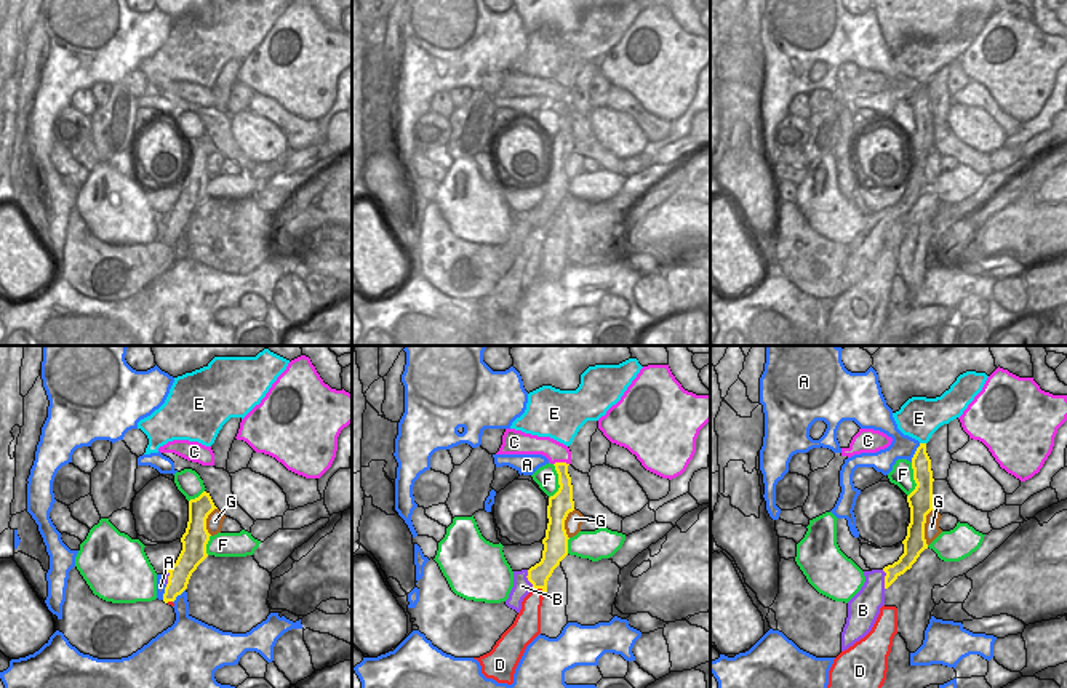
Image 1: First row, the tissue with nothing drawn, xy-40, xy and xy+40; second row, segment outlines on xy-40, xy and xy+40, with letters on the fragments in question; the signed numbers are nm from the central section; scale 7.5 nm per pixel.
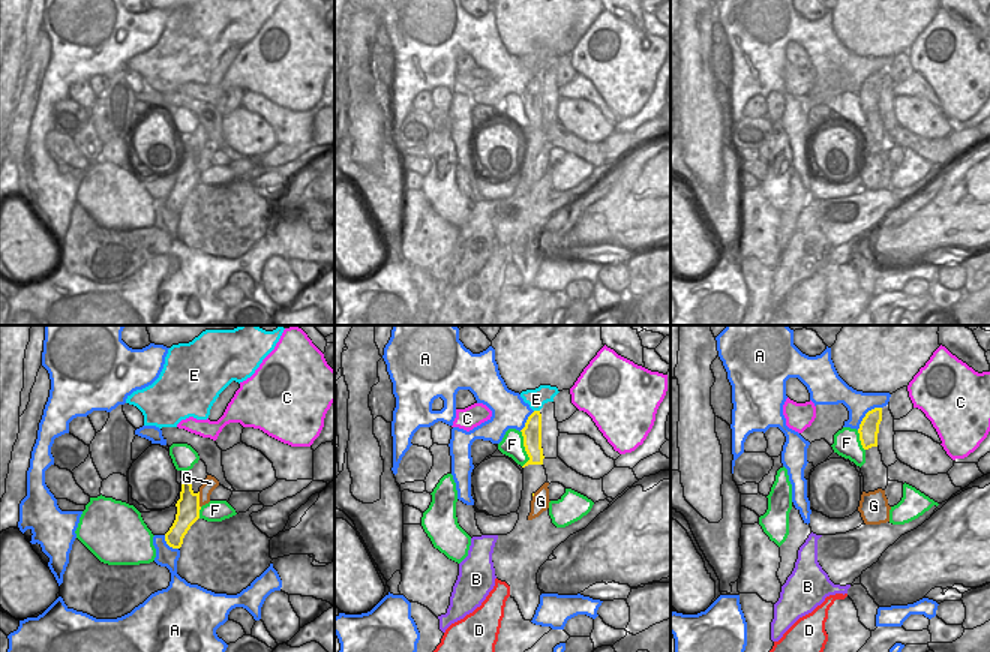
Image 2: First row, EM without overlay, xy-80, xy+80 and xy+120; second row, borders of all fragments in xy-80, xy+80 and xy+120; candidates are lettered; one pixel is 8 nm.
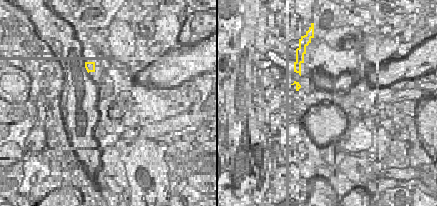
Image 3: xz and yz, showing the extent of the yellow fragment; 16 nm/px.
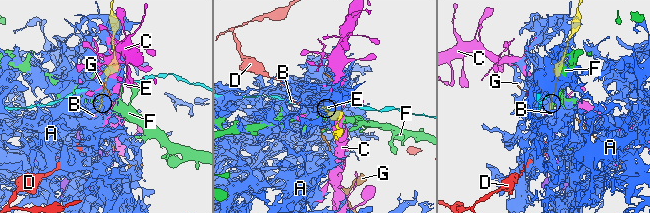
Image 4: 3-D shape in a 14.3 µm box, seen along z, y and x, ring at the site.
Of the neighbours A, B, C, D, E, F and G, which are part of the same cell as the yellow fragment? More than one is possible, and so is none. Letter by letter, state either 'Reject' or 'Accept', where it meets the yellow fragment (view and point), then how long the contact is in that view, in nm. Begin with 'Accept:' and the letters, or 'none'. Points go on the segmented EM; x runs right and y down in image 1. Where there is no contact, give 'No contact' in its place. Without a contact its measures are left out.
Accept: D
A: Reject. Touches yellow at xy+40 (915, 453). Shared border 160 nm
B: Reject. Touches yellow at xy+40 (885, 580). Shared border 160 nm
C: Reject. Touches yellow at xy (560, 463). Shared border 120 nm
D: Accept. Touches yellow at xy (543, 591). Shared border 110 nm
E: Reject. Touches yellow at xy+40 (923, 444). Shared border 50 nm
F: Reject. Touches yellow at xy (559, 482). Shared border 260 nm
G: Reject. Touches yellow at xy+40 (923, 527). Shared border 280 nm.

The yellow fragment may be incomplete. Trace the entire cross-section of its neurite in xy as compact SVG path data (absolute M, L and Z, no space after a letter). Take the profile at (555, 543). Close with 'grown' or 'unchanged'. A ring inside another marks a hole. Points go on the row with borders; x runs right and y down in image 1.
M555 462L558 491L549 498L547 530L542 539L544 550L539 563L528 570L533 590L523 598L522 610L514 624L501 635L493 650L474 658L482 666L482 674L498 683L514 683L515 669L526 646L541 634L541 606L547 595L547 581L560 562L568 555L568 534L565 520L574 510L573 485L566 462Z; grown

